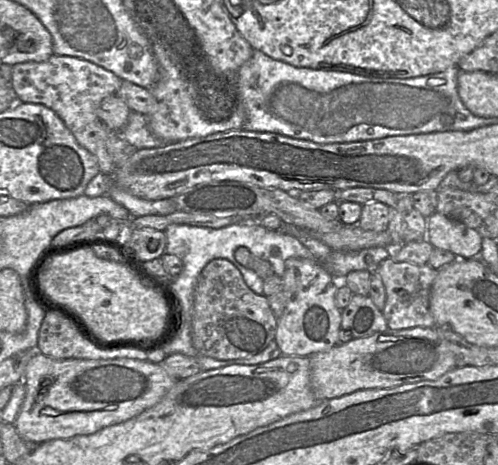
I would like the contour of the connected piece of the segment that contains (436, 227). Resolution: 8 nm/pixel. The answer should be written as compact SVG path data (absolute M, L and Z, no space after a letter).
M436 211L426 221L426 239L434 248L450 251L460 259L477 257L481 252L482 237L476 230Z

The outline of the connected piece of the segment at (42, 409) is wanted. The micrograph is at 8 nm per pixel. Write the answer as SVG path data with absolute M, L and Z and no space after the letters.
M38 351L28 362L23 383L26 394L14 423L17 433L37 444L55 439L91 435L108 426L123 423L159 403L175 384L160 364L135 359L56 360Z

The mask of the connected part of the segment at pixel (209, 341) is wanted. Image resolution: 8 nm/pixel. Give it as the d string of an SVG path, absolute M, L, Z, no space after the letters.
M216 258L202 270L195 288L192 321L192 343L200 354L216 360L236 360L251 357L275 339L277 318L267 297L254 293L245 283L240 271L228 260Z

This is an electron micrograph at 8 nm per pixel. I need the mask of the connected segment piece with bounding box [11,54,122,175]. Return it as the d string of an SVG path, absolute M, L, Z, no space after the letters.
M53 54L46 61L29 61L15 64L12 67L11 87L14 91L16 103L27 102L42 104L53 110L73 134L78 144L96 157L100 173L106 175L114 174L114 163L110 160L105 148L106 125L98 117L97 109L104 98L117 93L122 80L111 71L90 61L56 54Z

